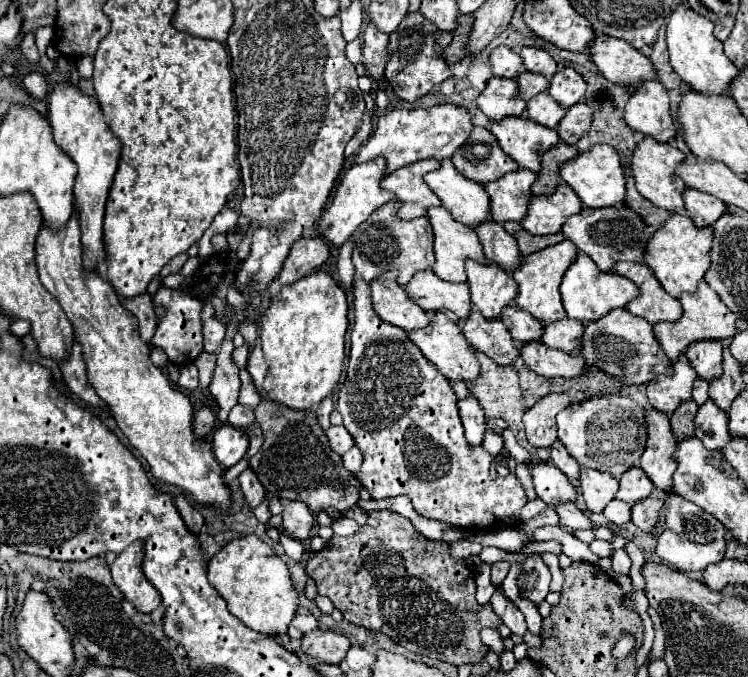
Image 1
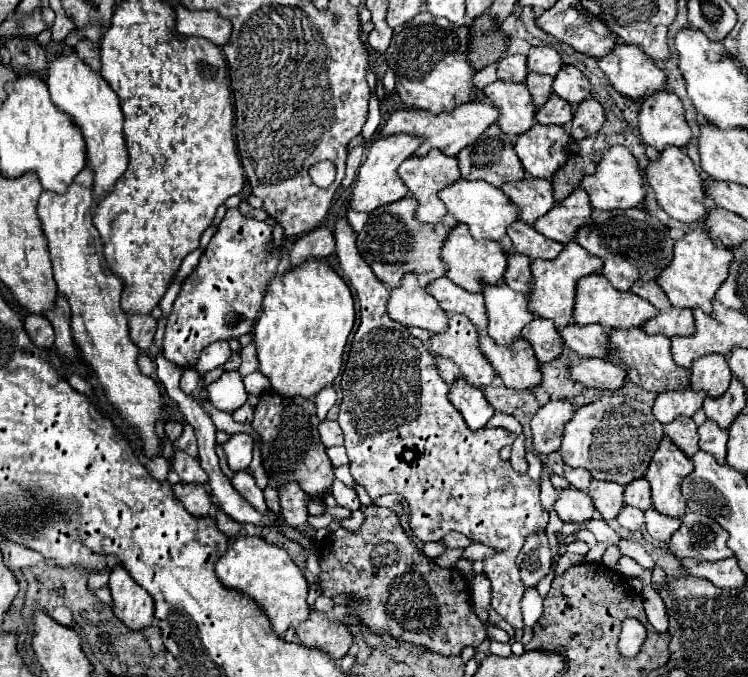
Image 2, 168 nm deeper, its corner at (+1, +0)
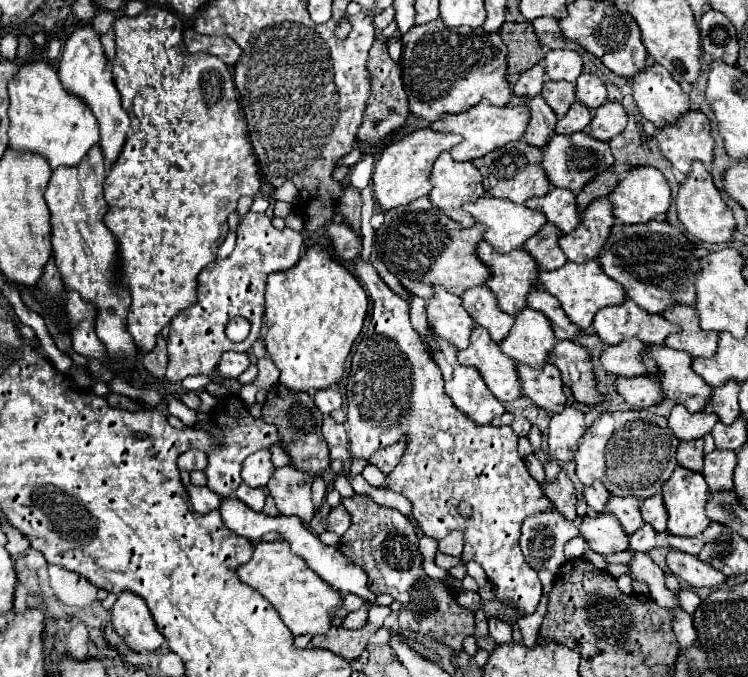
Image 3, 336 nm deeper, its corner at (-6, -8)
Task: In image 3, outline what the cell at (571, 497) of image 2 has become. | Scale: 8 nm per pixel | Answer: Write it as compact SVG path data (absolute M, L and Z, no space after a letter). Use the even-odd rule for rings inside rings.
M609 512L599 514L595 518L589 518L589 516L581 518L579 530L593 552L613 554L629 548L627 532L623 532L623 526L619 524L619 520L615 520L615 516L611 516Z

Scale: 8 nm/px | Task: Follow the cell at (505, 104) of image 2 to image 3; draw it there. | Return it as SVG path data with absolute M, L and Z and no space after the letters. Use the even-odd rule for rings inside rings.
M541 96L527 98L525 104L531 110L531 122L525 132L525 142L531 146L537 146L537 148L545 148L549 138L555 132L557 116L555 116L555 112L551 112L551 108L547 106L547 102Z

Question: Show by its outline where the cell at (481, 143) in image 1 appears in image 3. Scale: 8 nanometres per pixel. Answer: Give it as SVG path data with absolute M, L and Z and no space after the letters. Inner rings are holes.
M523 140L511 142L499 150L489 152L487 156L473 160L473 164L483 174L483 186L487 190L487 194L495 196L495 198L507 198L515 204L525 204L529 198L545 196L551 190L551 182L547 180L547 174L545 174L541 162L543 162L541 150Z

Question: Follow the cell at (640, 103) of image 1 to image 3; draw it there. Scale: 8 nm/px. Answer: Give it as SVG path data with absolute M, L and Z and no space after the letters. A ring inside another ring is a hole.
M687 112L675 126L665 126L659 136L661 152L683 174L691 174L691 162L713 162L715 140L709 130L709 118L703 112Z

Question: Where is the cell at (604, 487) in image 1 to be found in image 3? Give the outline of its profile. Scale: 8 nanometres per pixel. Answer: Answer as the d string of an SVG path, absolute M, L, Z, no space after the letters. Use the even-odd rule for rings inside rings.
M611 496L607 502L607 512L615 514L617 520L621 522L623 530L631 536L633 532L637 532L637 528L643 524L641 512L639 512L639 500L635 496Z

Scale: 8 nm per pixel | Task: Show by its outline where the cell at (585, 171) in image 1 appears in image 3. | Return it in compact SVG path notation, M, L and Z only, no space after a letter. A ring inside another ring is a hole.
M639 166L633 168L619 184L617 188L611 192L611 196L607 196L609 202L613 204L613 214L619 222L623 224L647 224L649 220L655 220L661 214L667 214L669 206L671 206L671 188L665 180L665 176L651 166Z

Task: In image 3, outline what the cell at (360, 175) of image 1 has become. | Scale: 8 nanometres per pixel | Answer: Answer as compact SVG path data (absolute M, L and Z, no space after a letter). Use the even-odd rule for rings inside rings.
M431 128L415 130L395 142L391 142L383 150L383 154L377 160L375 170L373 170L375 196L377 196L377 202L381 204L383 212L387 212L395 206L409 204L409 202L417 200L419 196L427 196L431 192L429 176L431 176L431 168L433 168L435 160L439 158L439 154L443 150L451 150L459 142L461 142L461 136L447 134L447 132L435 132Z

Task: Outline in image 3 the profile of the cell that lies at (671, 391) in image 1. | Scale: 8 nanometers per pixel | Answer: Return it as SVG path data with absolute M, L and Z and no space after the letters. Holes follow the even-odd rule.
M675 406L669 416L669 428L679 440L697 440L713 430L717 422L715 414L707 412L689 412L683 406Z

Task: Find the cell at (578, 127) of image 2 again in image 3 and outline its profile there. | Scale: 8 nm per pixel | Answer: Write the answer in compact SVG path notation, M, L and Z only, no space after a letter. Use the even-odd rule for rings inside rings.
M605 102L597 110L593 110L593 120L587 128L591 136L597 140L609 142L613 136L621 134L627 126L627 112L621 104L617 102Z

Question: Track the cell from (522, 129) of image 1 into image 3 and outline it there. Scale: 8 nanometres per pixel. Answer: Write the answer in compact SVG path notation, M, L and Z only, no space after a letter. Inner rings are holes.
M585 132L571 134L569 138L567 136L553 136L551 142L545 146L543 156L545 156L543 168L545 168L551 184L557 188L573 190L573 192L579 192L579 188L583 188L591 178L595 178L603 170L609 170L615 162L609 144L595 140L593 136L589 136Z

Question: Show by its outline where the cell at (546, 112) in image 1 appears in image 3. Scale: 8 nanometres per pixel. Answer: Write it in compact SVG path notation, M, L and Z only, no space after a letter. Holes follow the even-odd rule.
M577 102L577 104L557 122L555 132L557 132L557 134L571 136L571 134L575 134L575 132L579 132L579 130L585 130L585 128L589 126L589 122L591 122L591 110L589 110L587 106L583 106L583 104Z

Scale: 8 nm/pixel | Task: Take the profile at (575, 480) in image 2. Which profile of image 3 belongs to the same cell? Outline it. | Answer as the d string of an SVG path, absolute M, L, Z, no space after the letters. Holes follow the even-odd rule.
M593 482L591 486L587 486L587 488L585 488L585 500L587 500L587 504L589 504L595 512L603 514L603 512L605 512L605 504L607 504L607 500L609 500L609 492L607 492L607 488L603 486L603 482Z

